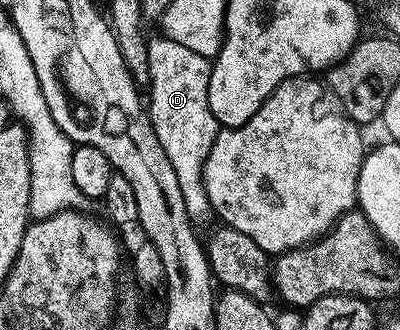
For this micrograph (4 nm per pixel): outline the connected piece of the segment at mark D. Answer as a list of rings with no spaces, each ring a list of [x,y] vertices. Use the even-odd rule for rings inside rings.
[[[164,37],[152,38],[147,45],[149,65],[145,75],[151,78],[149,118],[157,133],[157,141],[169,157],[169,165],[177,172],[185,209],[193,221],[212,214],[211,202],[203,184],[203,166],[219,136],[221,125],[209,109],[209,77],[212,60],[193,52],[188,46]]]

